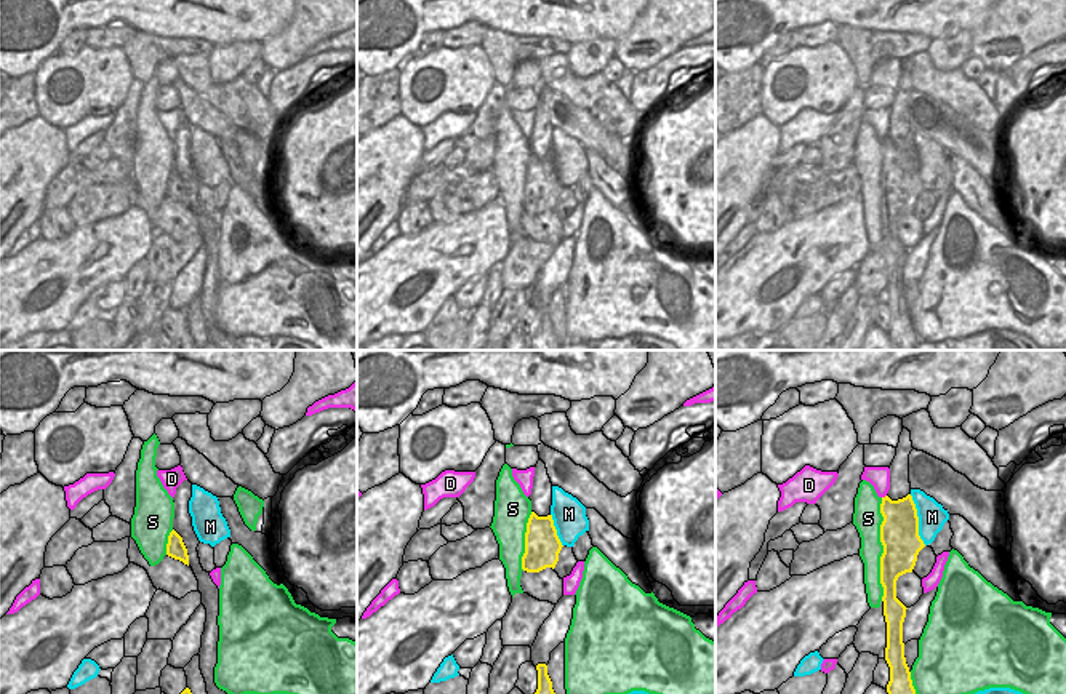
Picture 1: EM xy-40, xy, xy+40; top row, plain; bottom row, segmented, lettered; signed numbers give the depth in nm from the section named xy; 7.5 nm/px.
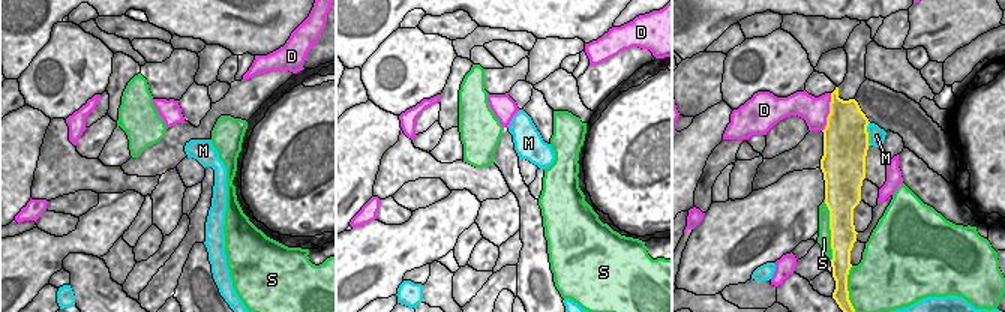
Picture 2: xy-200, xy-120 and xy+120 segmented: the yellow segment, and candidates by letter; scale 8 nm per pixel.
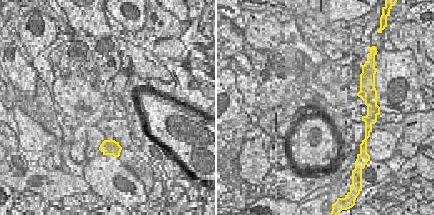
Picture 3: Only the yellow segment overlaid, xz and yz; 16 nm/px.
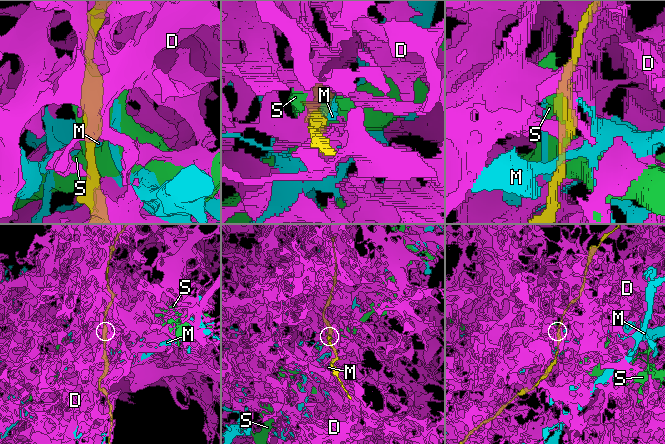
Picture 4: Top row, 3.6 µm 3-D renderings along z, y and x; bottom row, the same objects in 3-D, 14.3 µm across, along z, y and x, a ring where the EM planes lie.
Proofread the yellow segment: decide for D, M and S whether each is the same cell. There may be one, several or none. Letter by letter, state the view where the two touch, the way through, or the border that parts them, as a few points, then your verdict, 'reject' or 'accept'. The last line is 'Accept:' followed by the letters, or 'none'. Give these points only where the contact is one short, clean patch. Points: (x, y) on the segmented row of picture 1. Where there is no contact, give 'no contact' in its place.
D: xy+40 | reject
M: xy+40 | along xy+40 (909, 494), (916, 509), (917, 534), (925, 544) | reject
S: xy+40 | reject
Accept: none

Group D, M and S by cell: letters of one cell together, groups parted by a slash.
D / M / S

